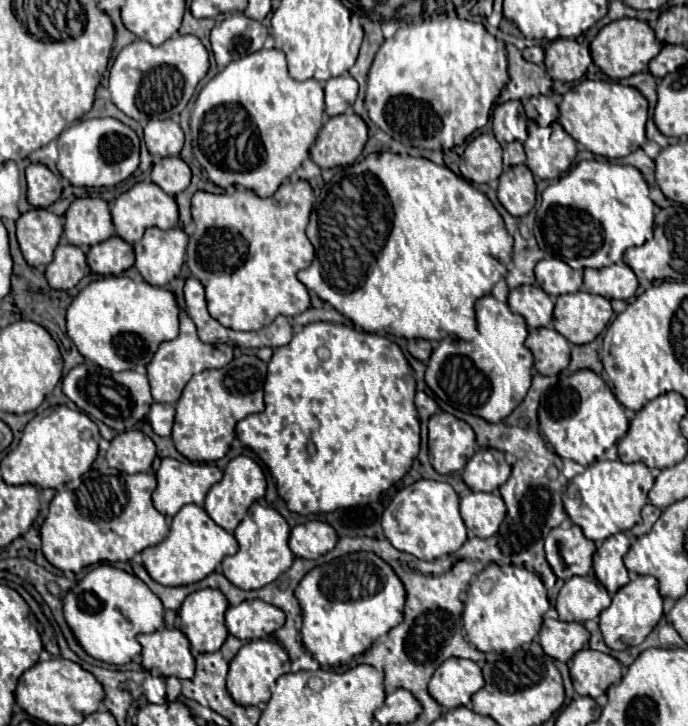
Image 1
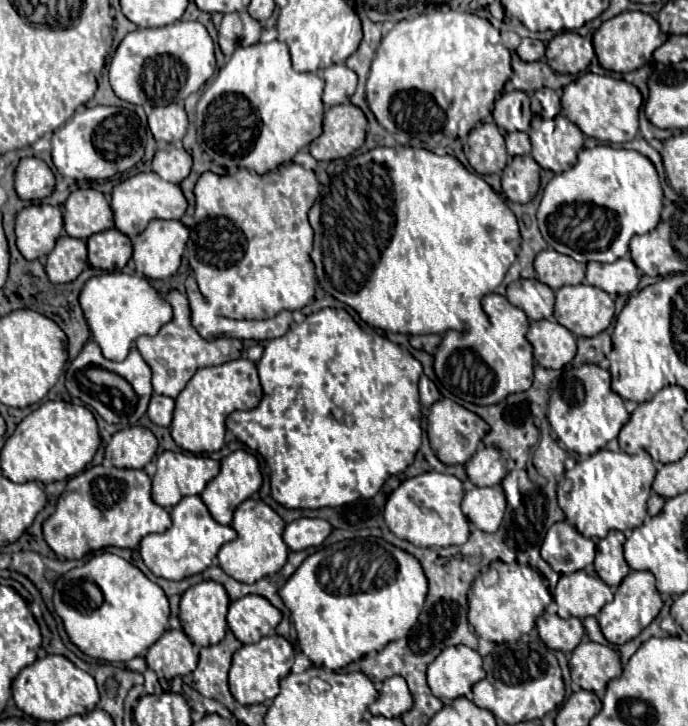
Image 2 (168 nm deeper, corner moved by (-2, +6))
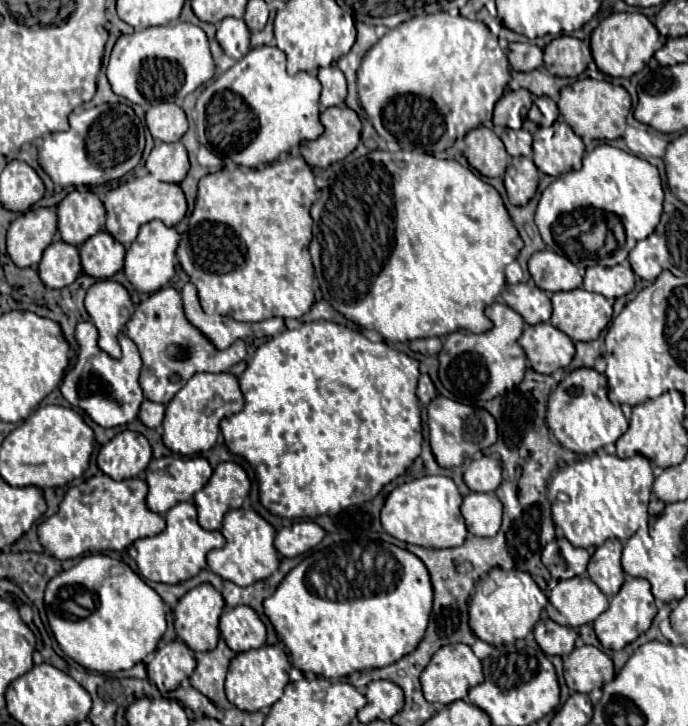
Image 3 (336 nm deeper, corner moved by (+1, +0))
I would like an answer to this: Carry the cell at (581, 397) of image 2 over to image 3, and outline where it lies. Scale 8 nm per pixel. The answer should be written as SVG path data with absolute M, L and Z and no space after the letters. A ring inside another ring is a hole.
M594 368L572 370L556 386L554 394L548 400L546 422L558 438L558 442L576 454L592 454L602 446L616 442L628 428L628 420L622 414L620 406L608 400L606 376L596 372Z

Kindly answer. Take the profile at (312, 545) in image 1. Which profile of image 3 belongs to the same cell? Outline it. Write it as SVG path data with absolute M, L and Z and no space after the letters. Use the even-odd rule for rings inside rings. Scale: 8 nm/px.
M296 522L292 526L282 528L276 534L274 546L276 546L278 554L282 554L286 558L294 558L294 556L304 554L310 548L314 548L324 538L324 534L326 532L316 522Z

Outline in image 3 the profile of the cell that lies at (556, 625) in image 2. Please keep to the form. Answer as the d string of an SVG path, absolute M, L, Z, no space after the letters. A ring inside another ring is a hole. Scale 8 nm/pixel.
M544 618L534 626L534 636L536 636L538 646L546 654L566 656L574 650L574 642L578 638L578 632L568 626L560 626L550 618Z

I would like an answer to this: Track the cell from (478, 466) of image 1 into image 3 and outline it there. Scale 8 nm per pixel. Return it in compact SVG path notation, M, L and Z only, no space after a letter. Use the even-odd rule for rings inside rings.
M490 456L476 458L464 472L464 482L472 492L494 492L502 482L502 466Z

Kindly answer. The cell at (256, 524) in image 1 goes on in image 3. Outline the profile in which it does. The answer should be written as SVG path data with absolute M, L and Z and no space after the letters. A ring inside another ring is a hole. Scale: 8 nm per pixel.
M244 508L230 510L224 516L220 532L226 538L224 548L212 550L208 554L208 568L214 574L218 574L220 578L230 580L238 586L250 586L252 582L264 580L276 572L276 568L278 568L278 554L274 548L276 530L254 510L244 510Z

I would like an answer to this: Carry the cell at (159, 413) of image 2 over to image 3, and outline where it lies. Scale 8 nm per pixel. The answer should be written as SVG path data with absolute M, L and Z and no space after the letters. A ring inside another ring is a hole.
M144 400L140 406L140 420L148 428L158 428L164 420L164 404L156 404L152 400Z

